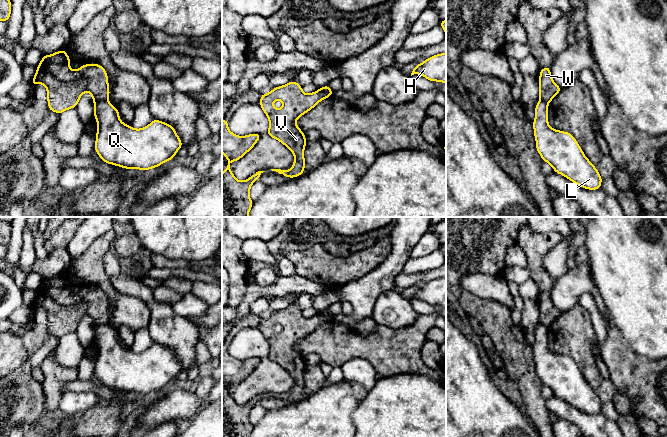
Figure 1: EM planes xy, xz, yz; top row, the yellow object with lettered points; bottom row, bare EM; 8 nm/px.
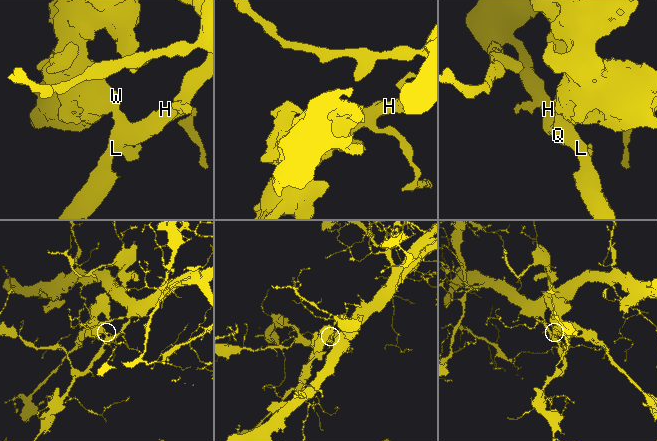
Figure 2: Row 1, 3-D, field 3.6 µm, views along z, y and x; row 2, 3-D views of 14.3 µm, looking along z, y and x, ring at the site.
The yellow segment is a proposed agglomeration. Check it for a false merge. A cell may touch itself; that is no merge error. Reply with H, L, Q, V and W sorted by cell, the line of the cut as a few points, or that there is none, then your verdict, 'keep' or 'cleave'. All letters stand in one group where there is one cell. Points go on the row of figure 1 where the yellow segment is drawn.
H L Q / V W; cut in xy along (106, 100), (95, 104); cleave

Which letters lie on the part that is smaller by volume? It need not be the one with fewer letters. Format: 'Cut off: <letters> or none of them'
Cut off: V, W

